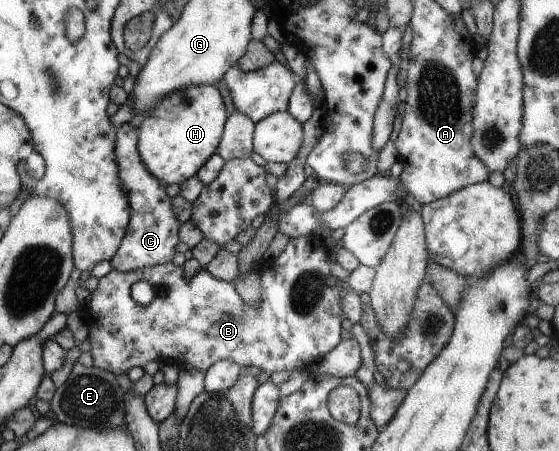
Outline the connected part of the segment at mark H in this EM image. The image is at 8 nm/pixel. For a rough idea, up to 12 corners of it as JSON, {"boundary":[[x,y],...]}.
{"boundary":[[215,86],[164,95],[136,124],[136,152],[163,186],[215,152]]}

